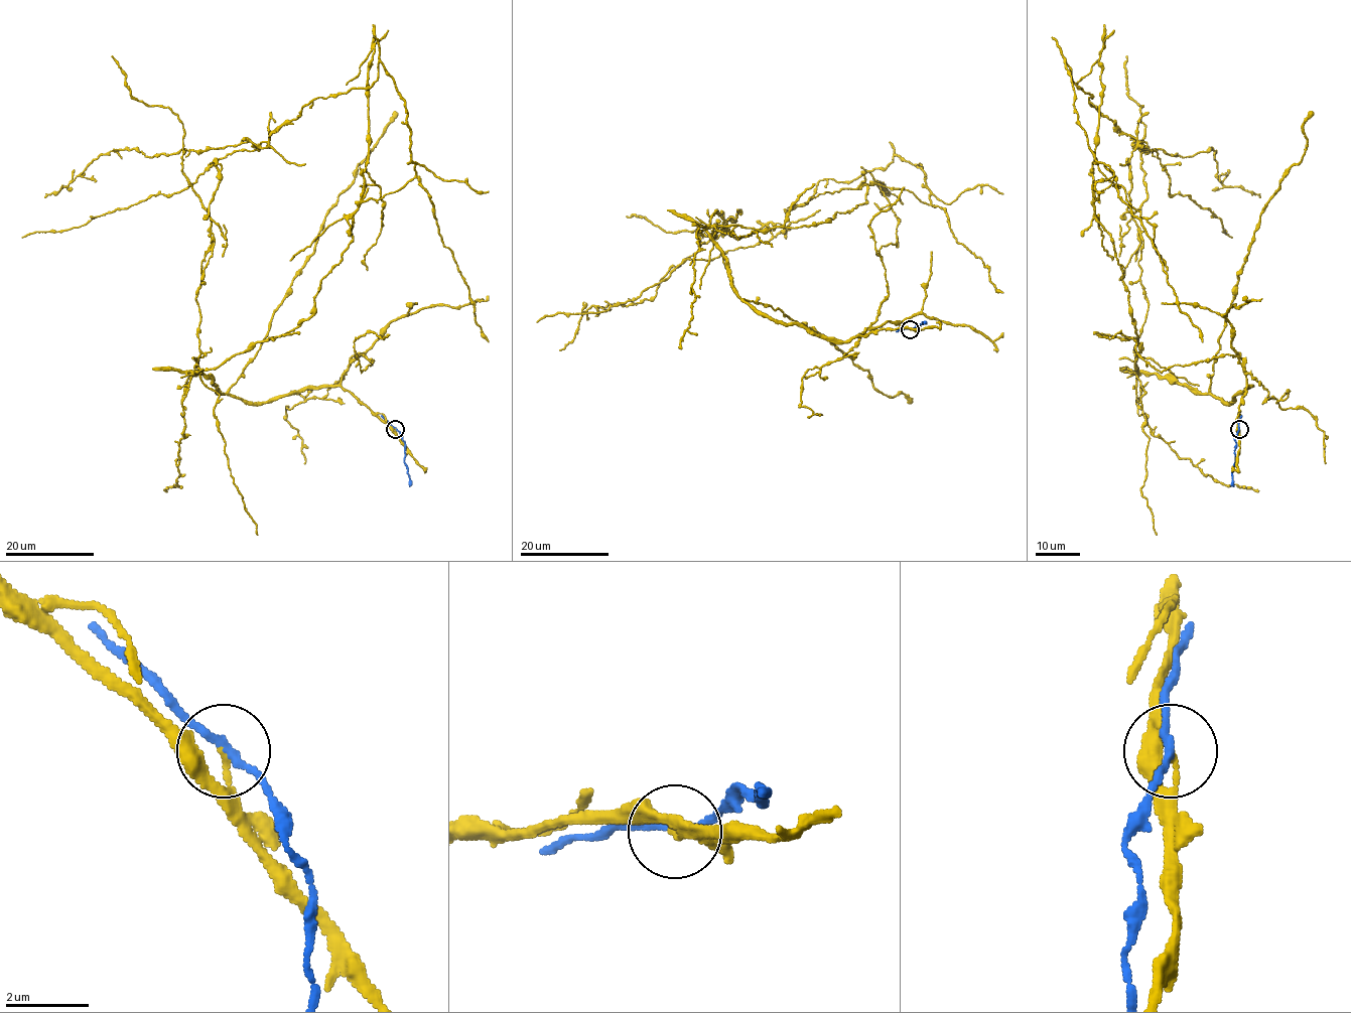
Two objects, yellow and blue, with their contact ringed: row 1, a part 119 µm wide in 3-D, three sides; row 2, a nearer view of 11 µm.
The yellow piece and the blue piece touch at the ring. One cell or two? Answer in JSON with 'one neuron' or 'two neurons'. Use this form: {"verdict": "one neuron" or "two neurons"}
{"verdict": "two neurons"}

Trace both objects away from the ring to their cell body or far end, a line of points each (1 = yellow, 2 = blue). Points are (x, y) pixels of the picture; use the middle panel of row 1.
1: (911, 329), (760, 315), (707, 230), (821, 223), (876, 184), (929, 203), (895, 155), (590, 306), (559, 349)
2: (911, 329), (924, 324)

